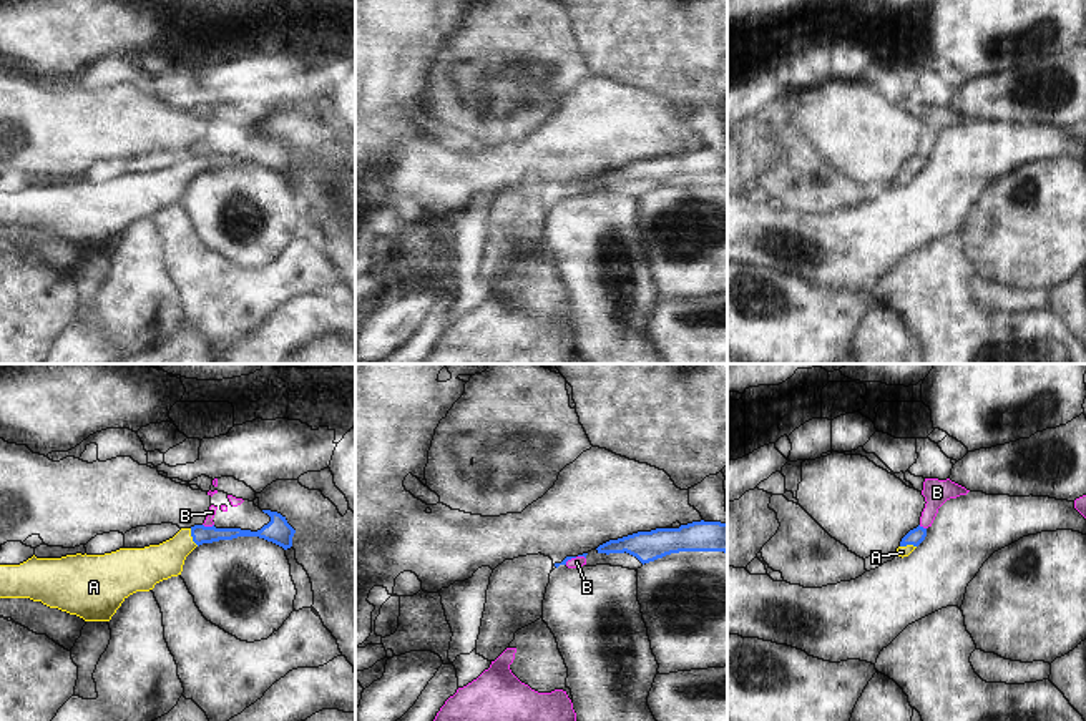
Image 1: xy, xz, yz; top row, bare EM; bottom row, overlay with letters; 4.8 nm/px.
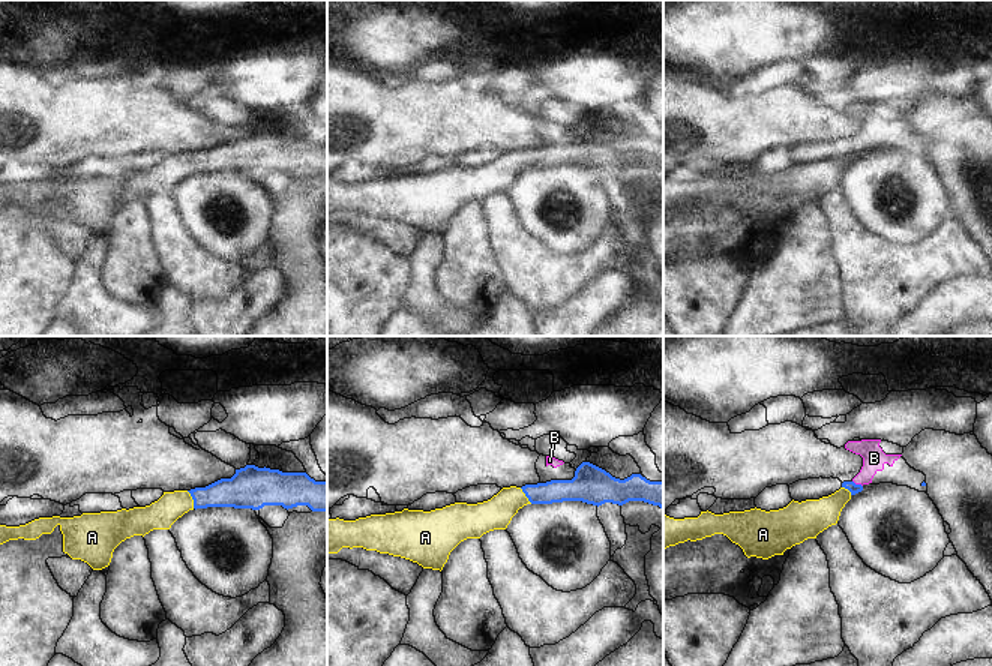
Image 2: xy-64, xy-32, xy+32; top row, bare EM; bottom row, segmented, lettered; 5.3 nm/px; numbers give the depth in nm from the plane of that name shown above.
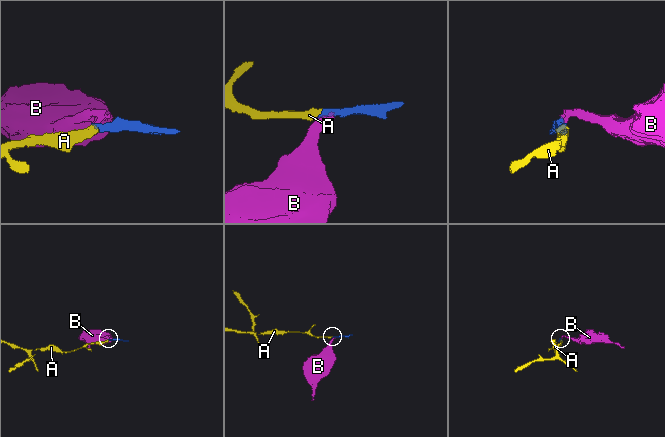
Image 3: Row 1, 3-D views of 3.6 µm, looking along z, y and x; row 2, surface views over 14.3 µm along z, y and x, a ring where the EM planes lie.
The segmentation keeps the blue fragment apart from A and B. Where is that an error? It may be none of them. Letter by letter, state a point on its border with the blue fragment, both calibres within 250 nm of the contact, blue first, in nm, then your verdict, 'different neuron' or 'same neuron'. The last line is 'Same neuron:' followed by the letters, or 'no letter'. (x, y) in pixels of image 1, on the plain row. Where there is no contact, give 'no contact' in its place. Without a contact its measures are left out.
A: meets blue in xy at (191, 163); 90 nm thick on the blue side, 190 nm on the other; same neuron
B: meets blue in xy at (208, 155); 90 nm thick on the blue side, 50 nm on the other; different neuron
Same neuron: A

